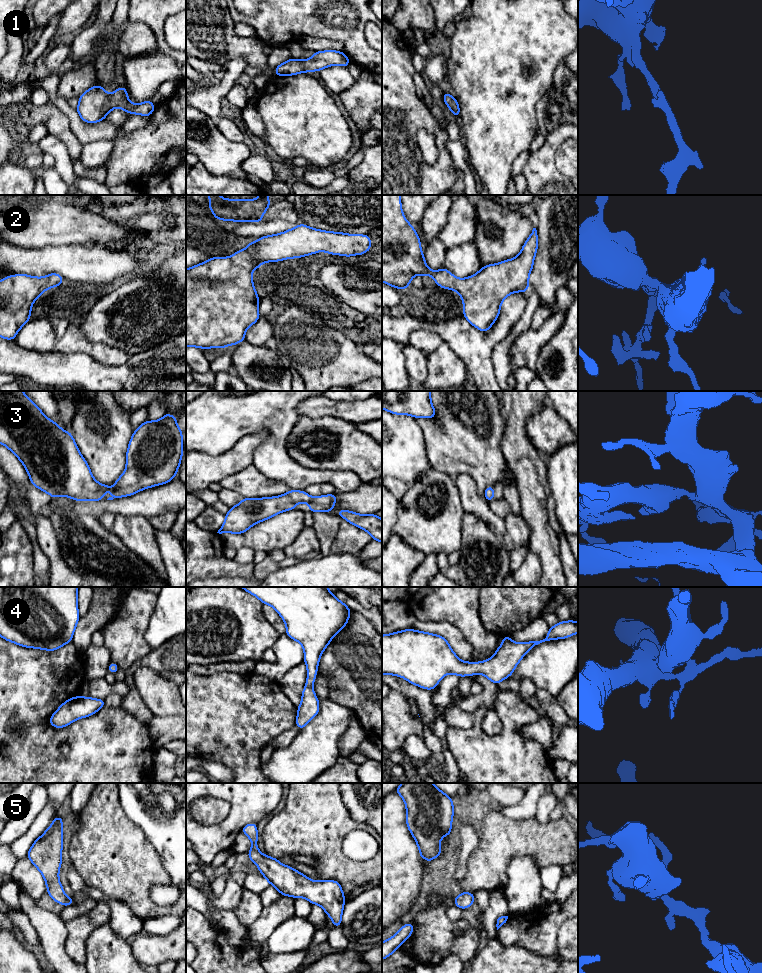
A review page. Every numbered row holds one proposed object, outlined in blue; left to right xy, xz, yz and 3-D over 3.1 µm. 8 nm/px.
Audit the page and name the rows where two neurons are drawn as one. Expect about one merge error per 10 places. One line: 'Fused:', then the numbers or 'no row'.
Fused: no row

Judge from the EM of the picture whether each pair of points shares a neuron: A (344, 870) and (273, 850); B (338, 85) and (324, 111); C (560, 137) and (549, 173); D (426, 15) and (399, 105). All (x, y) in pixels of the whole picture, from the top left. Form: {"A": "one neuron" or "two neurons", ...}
{"A": "one neuron", "B": "two neurons", "C": "one neuron", "D": "two neurons"}

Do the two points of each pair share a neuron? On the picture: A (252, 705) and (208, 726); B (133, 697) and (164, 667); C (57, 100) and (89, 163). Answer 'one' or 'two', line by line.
A: one
B: one
C: two

